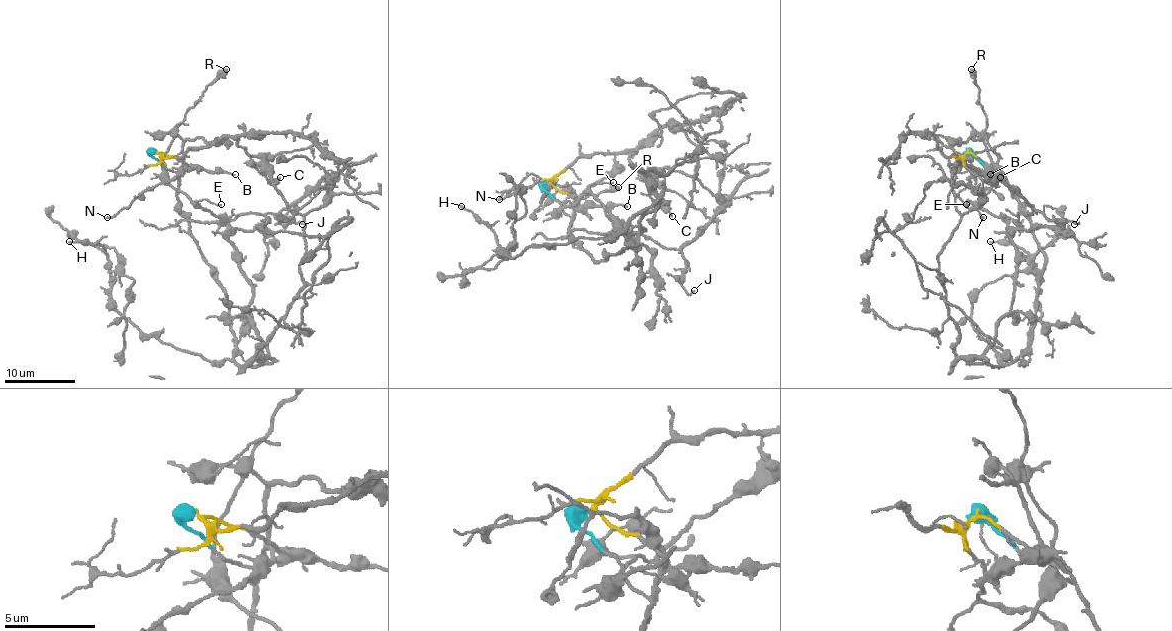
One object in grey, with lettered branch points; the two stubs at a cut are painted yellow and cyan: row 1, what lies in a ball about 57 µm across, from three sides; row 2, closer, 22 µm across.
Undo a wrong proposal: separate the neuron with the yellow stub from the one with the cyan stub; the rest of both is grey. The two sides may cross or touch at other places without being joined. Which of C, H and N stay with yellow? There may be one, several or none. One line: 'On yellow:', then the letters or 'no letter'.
On yellow: C

